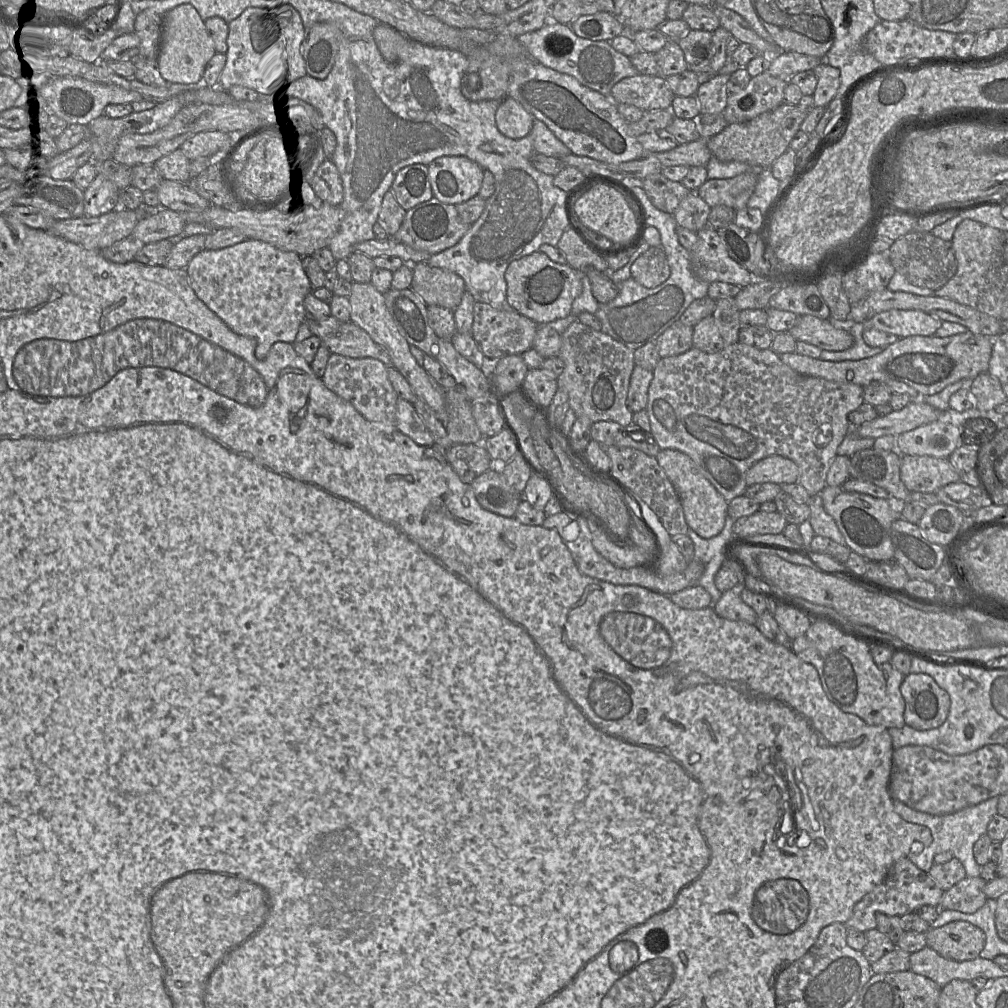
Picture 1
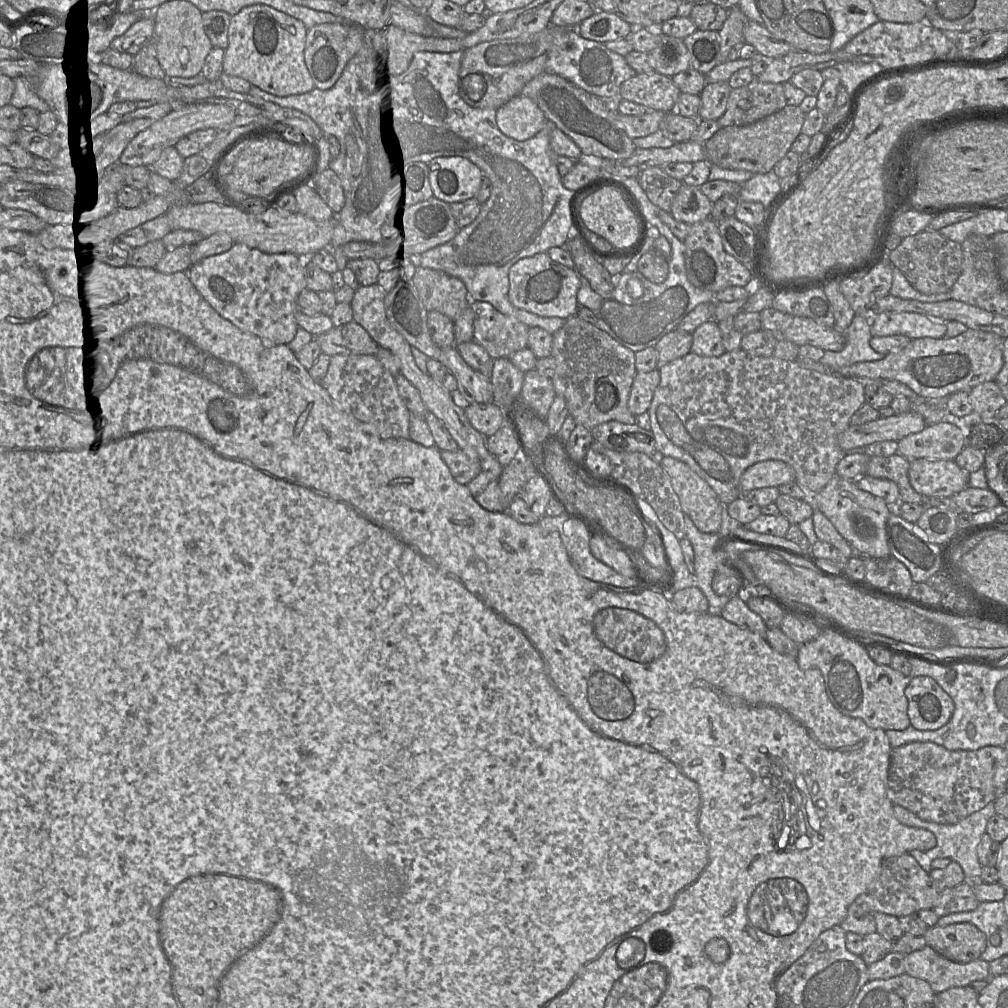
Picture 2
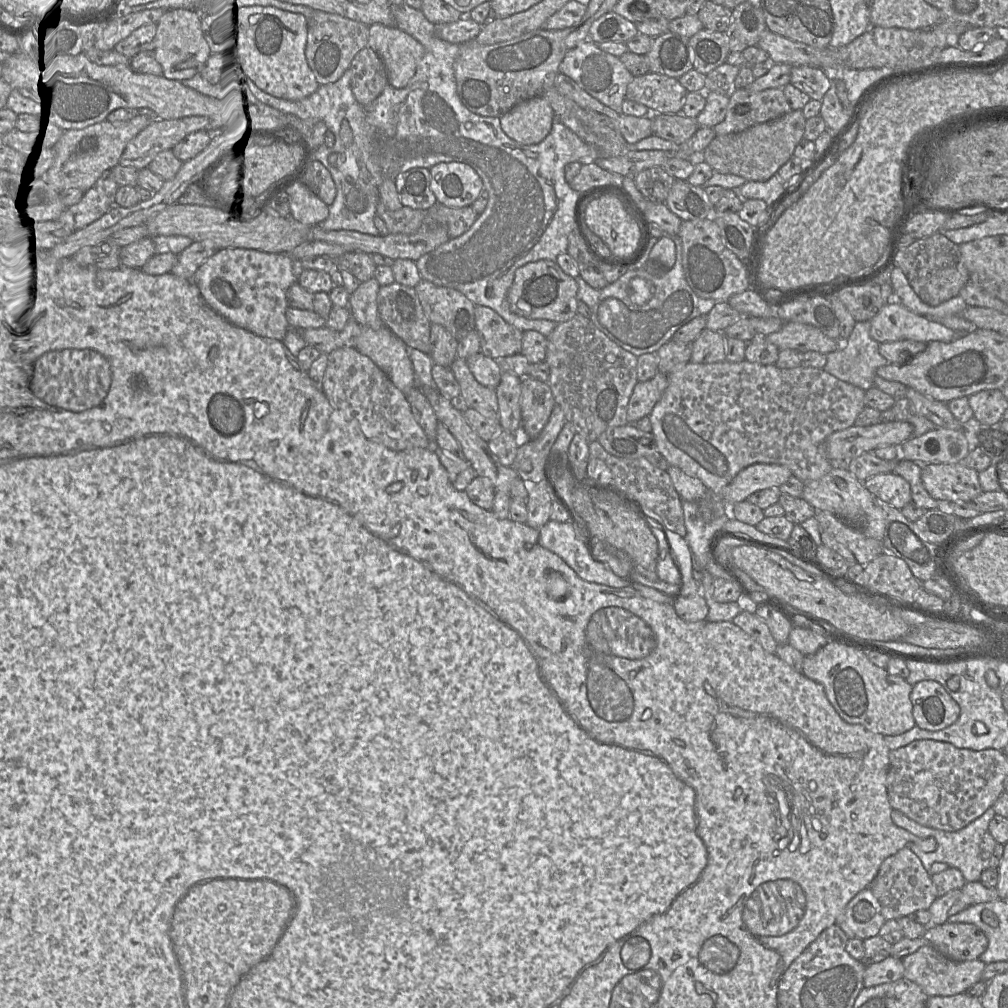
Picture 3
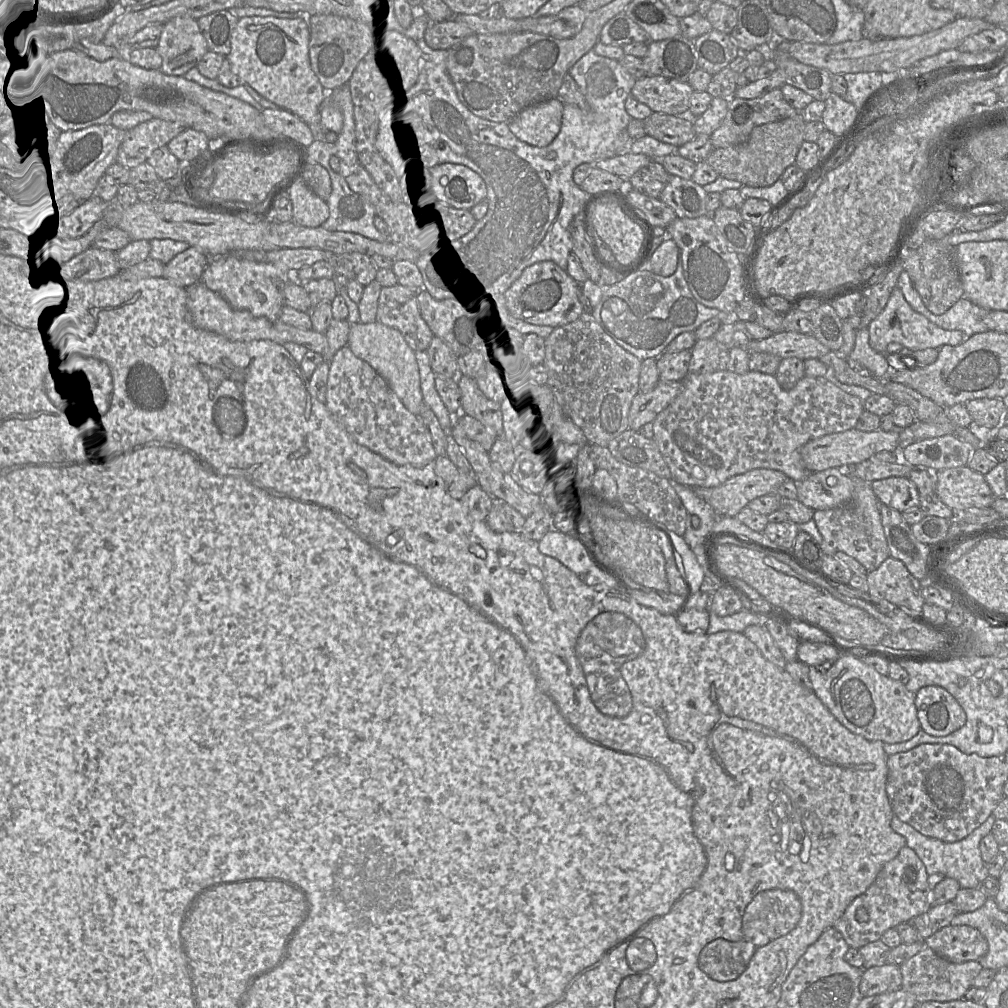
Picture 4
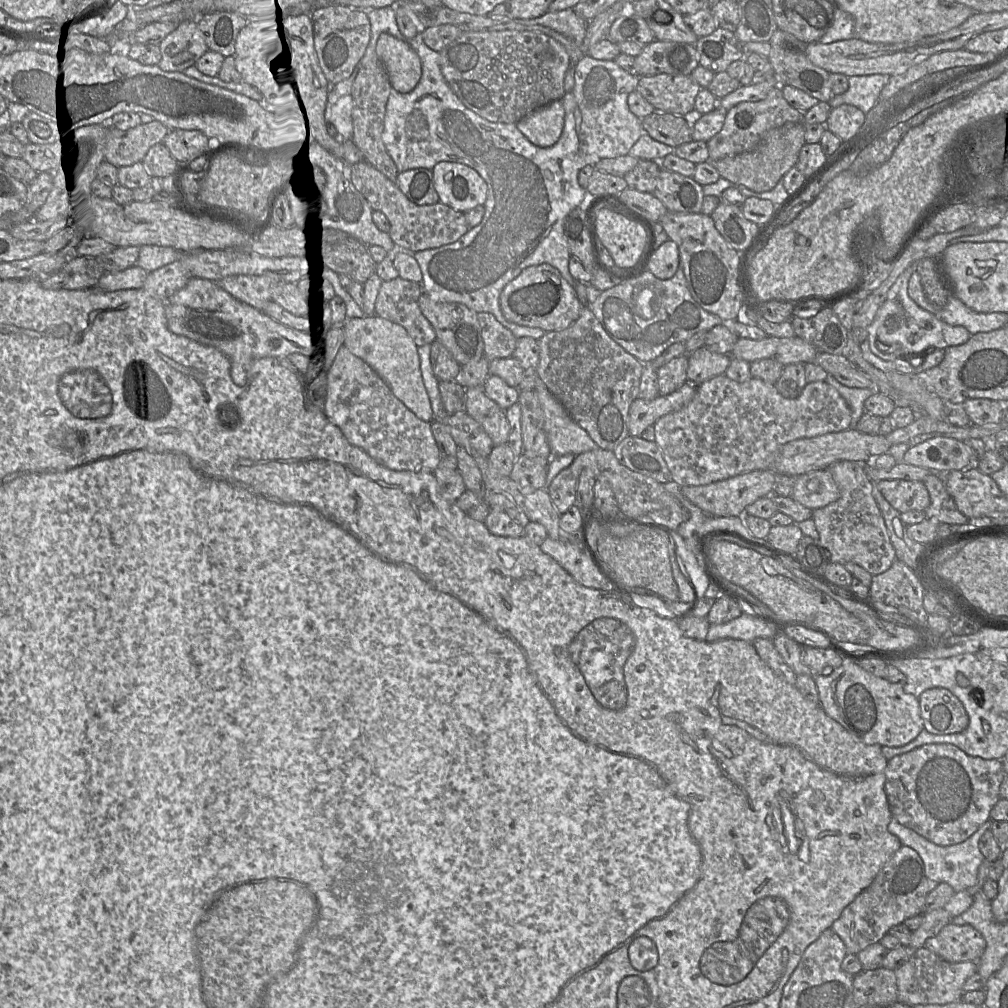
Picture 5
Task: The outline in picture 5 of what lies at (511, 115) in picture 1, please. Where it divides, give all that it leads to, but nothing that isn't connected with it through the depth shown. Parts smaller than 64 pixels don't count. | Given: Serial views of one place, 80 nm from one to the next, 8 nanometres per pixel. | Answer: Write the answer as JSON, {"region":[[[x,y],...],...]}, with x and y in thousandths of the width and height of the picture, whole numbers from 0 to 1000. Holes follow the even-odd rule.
{"region":[[[552,99],[516,118],[512,126],[528,143],[542,147],[555,139],[560,115],[558,100]]]}

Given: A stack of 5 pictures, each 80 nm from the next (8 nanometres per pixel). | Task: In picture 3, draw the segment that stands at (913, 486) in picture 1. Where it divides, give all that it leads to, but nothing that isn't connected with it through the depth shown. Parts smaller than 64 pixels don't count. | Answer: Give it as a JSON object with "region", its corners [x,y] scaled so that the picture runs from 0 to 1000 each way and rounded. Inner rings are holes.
{"region":[[[953,459],[915,461],[914,476],[930,497],[963,498],[975,488],[971,469]]]}

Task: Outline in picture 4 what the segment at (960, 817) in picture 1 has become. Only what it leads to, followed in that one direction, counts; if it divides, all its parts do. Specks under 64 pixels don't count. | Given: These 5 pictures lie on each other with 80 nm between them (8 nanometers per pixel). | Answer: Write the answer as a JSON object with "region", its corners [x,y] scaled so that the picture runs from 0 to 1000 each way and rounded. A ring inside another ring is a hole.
{"region":[[[983,808],[976,816],[963,825],[956,832],[949,835],[937,835],[928,831],[920,830],[902,817],[895,815],[888,809],[884,813],[884,821],[899,833],[899,838],[903,840],[914,854],[917,856],[921,868],[934,867],[937,870],[946,871],[954,881],[969,881],[980,869],[977,855],[973,850],[971,836],[979,827],[983,826],[987,811]]]}

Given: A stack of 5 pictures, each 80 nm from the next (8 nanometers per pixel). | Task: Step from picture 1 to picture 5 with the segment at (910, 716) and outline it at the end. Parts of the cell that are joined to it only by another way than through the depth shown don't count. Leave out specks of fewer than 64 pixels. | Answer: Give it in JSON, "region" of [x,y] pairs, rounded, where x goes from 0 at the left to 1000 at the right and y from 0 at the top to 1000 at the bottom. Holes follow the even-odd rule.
{"region":[[[938,683],[918,685],[912,691],[912,701],[917,723],[924,728],[952,727],[961,718],[953,695]]]}

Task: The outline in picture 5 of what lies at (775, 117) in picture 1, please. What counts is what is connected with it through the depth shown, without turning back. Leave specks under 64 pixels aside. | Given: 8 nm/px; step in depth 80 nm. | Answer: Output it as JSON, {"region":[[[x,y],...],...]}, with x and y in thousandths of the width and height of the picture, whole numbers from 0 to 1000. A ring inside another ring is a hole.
{"region":[[[798,118],[797,122],[780,122],[762,130],[748,149],[704,161],[714,176],[730,184],[737,184],[748,190],[764,189],[790,165],[794,149],[800,143],[799,126]]]}

